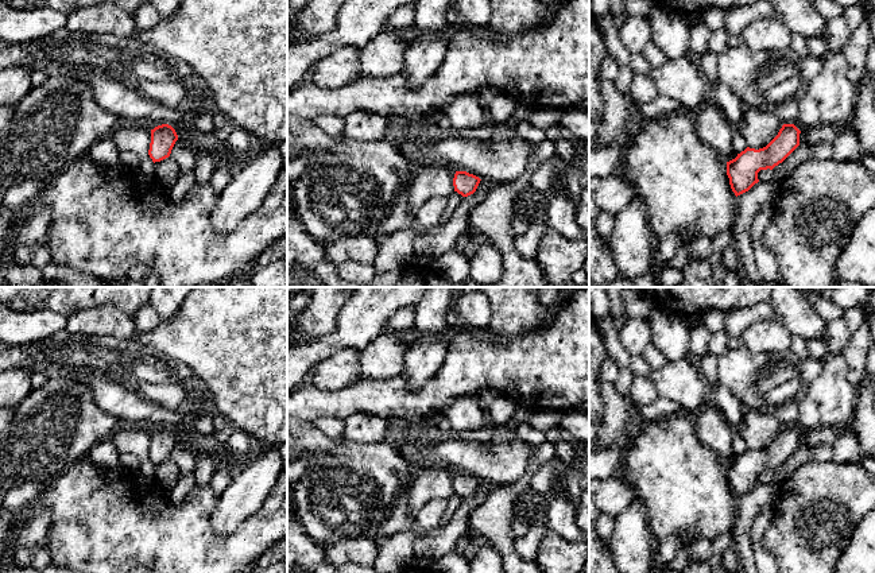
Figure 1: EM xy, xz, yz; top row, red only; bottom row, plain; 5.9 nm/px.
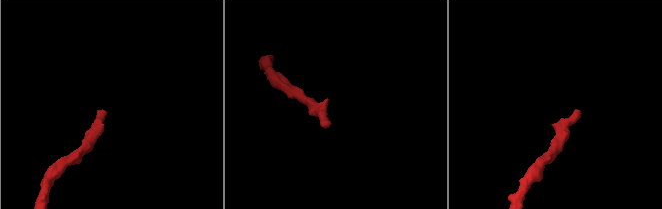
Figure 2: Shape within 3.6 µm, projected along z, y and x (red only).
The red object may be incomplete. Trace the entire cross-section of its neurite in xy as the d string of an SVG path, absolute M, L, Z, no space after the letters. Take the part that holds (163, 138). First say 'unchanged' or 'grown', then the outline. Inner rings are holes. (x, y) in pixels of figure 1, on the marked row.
unchanged; M162 124L151 129L148 155L152 162L155 163L169 158L177 140L178 135L169 124Z

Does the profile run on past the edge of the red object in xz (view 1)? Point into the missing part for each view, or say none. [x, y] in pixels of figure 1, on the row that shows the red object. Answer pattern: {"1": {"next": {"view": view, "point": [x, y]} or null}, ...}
{"1": {"next": null}}

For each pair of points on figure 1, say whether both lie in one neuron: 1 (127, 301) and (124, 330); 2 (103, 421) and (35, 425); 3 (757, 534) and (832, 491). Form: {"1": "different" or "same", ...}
{"1": "different", "2": "same", "3": "different"}

